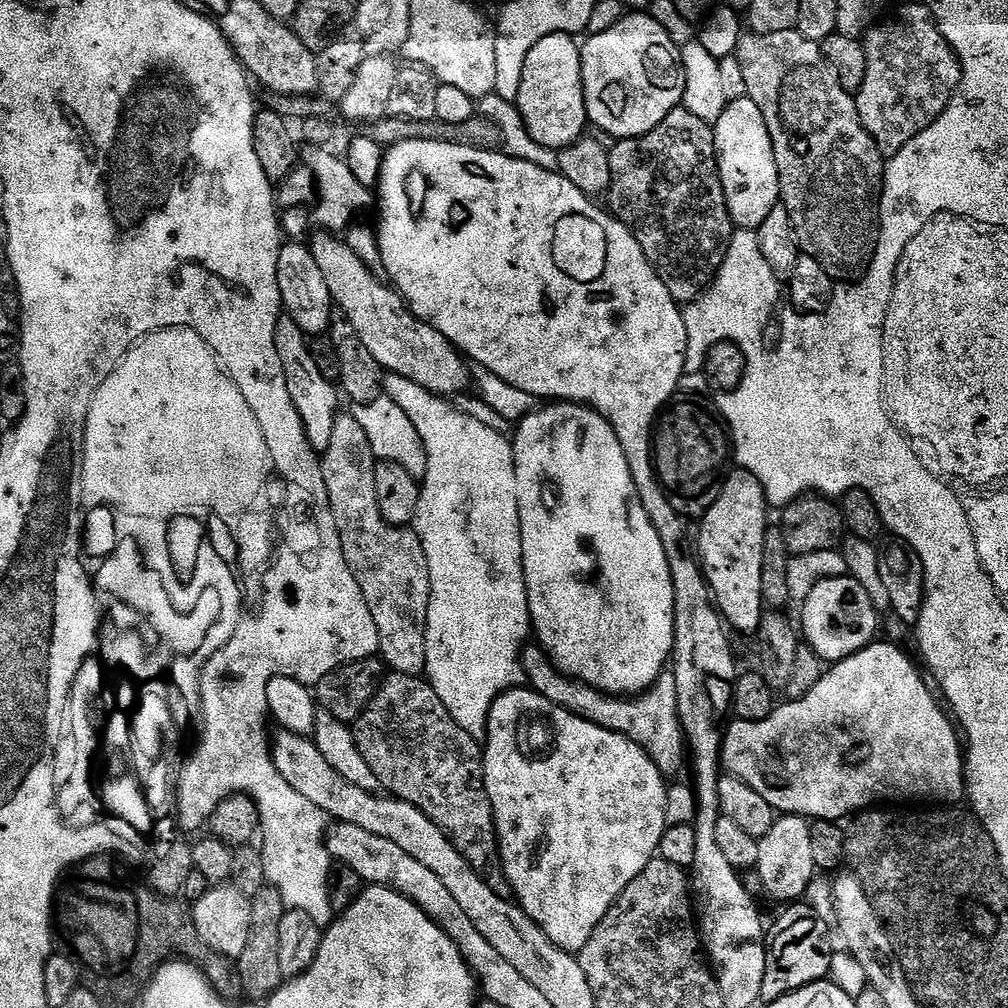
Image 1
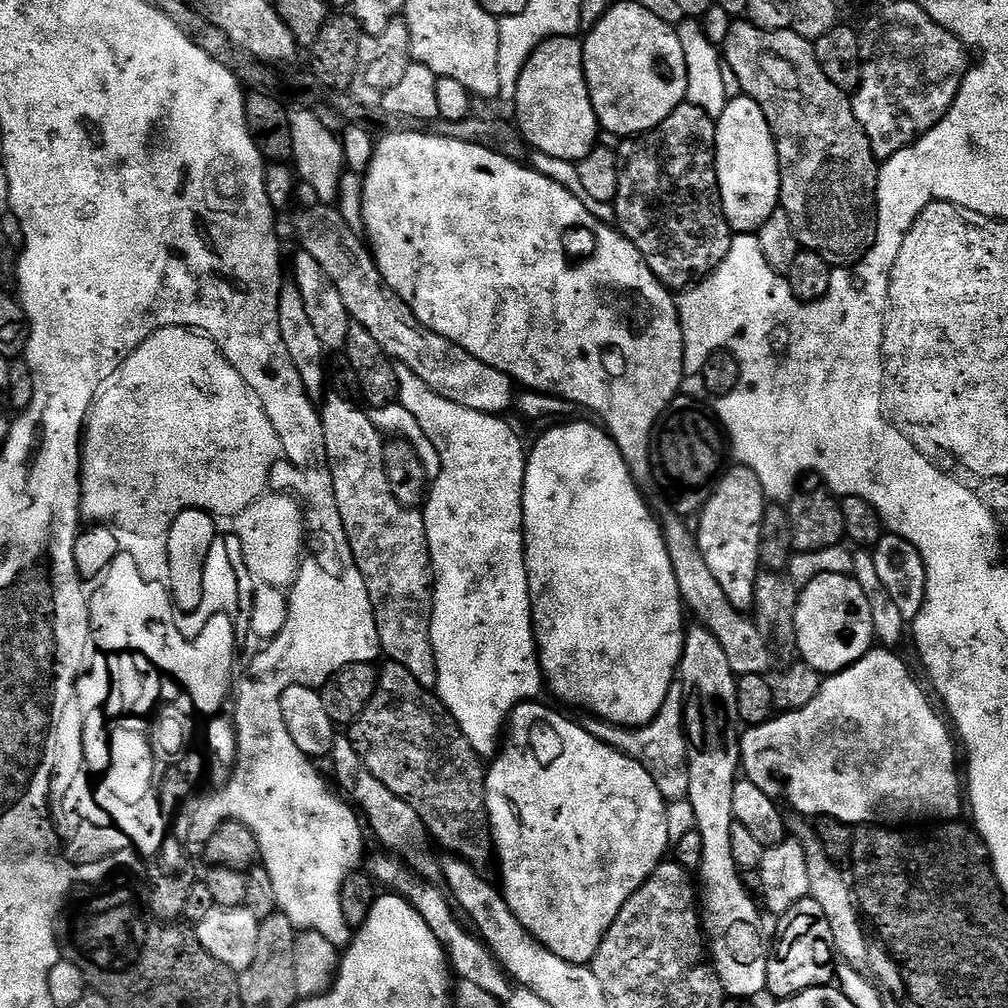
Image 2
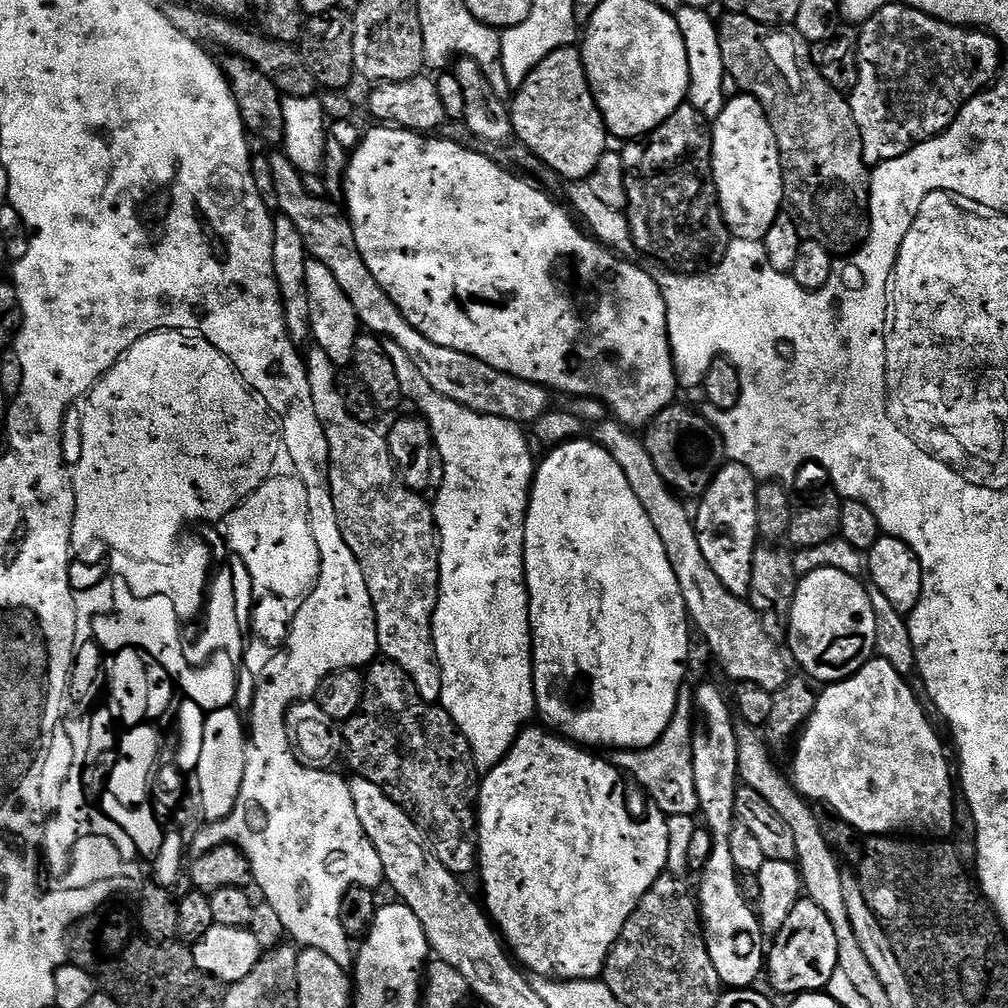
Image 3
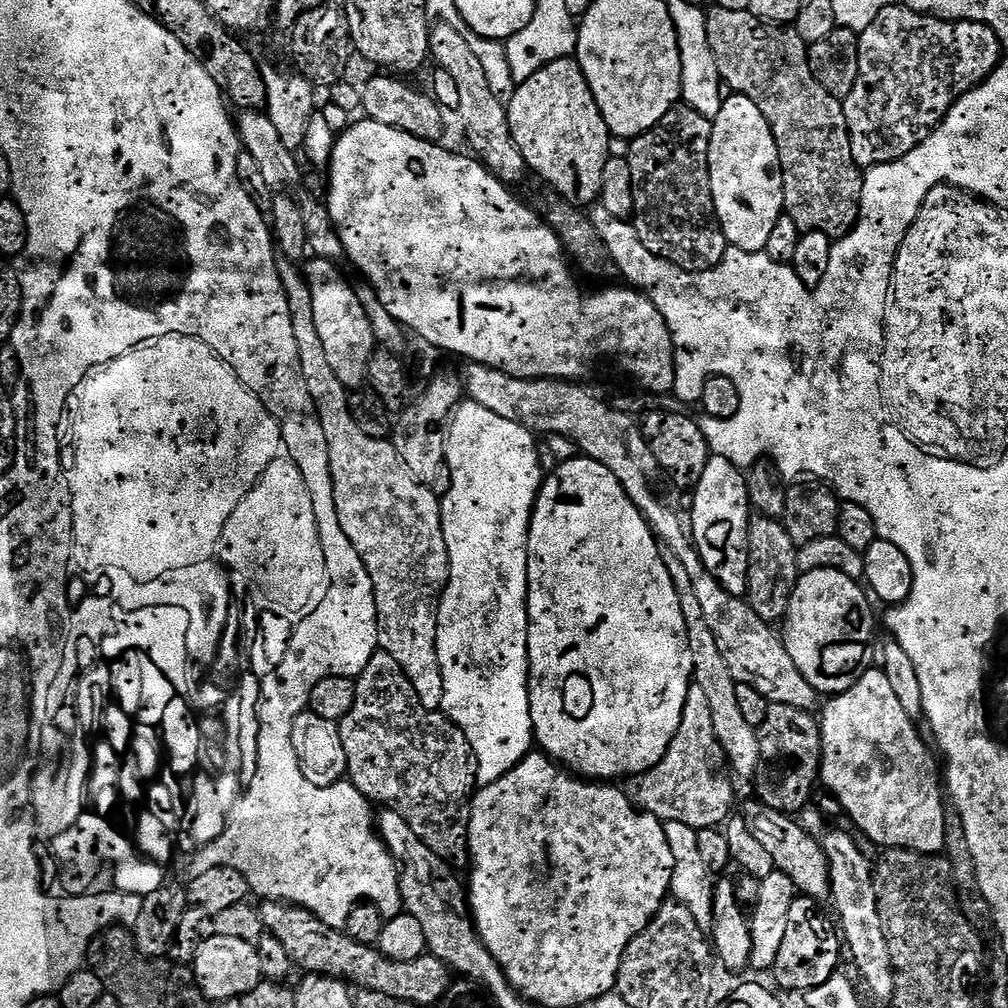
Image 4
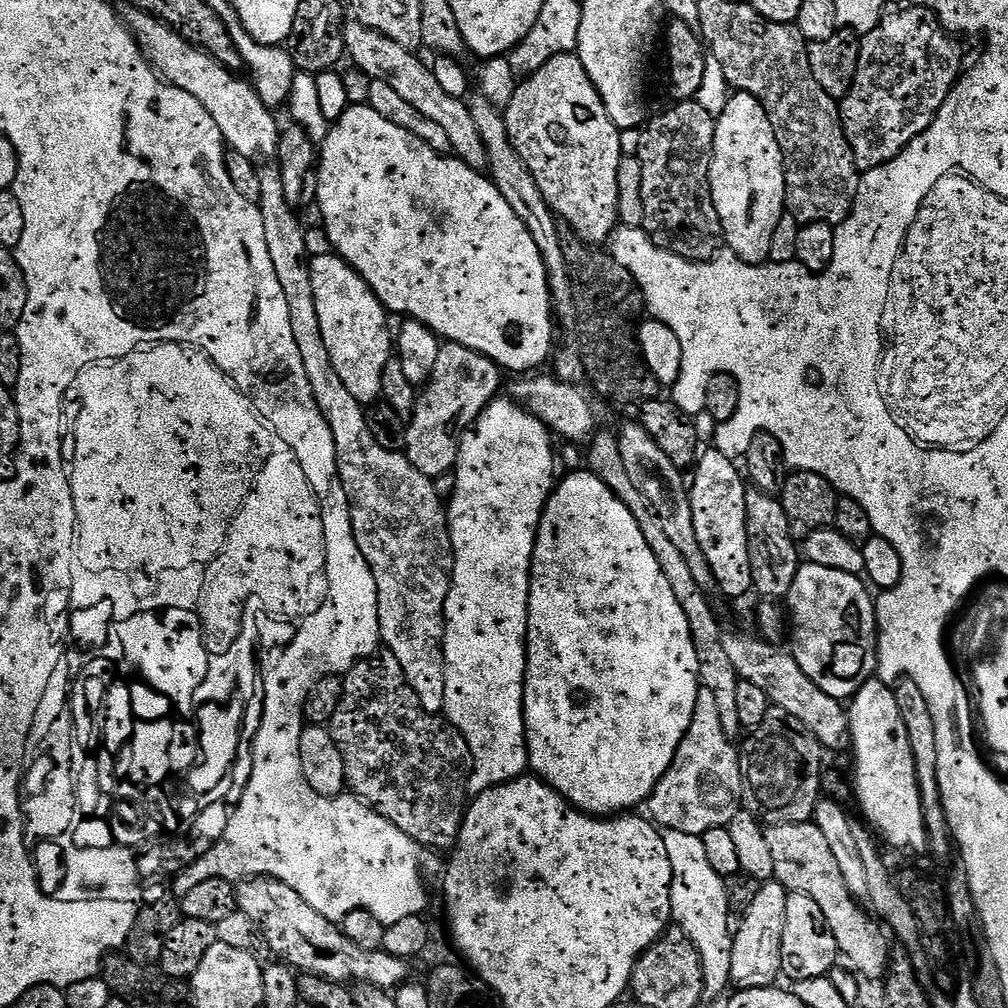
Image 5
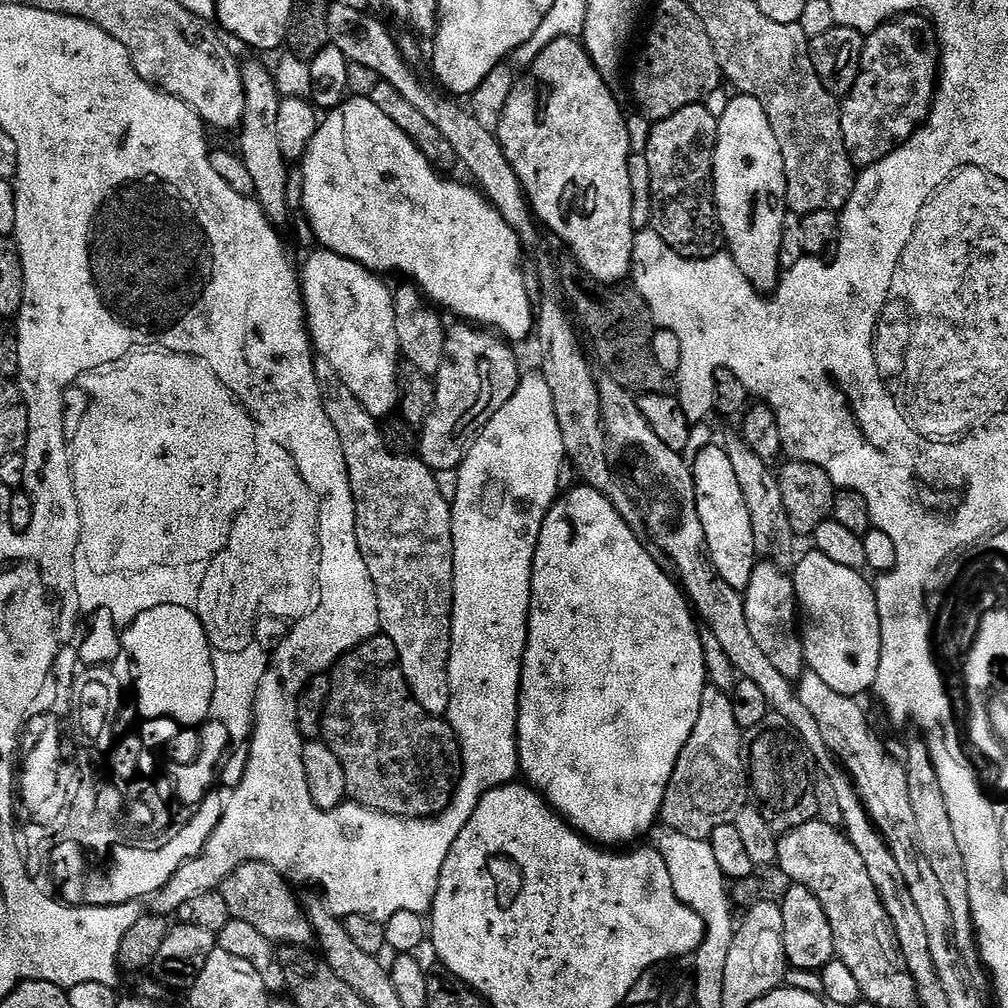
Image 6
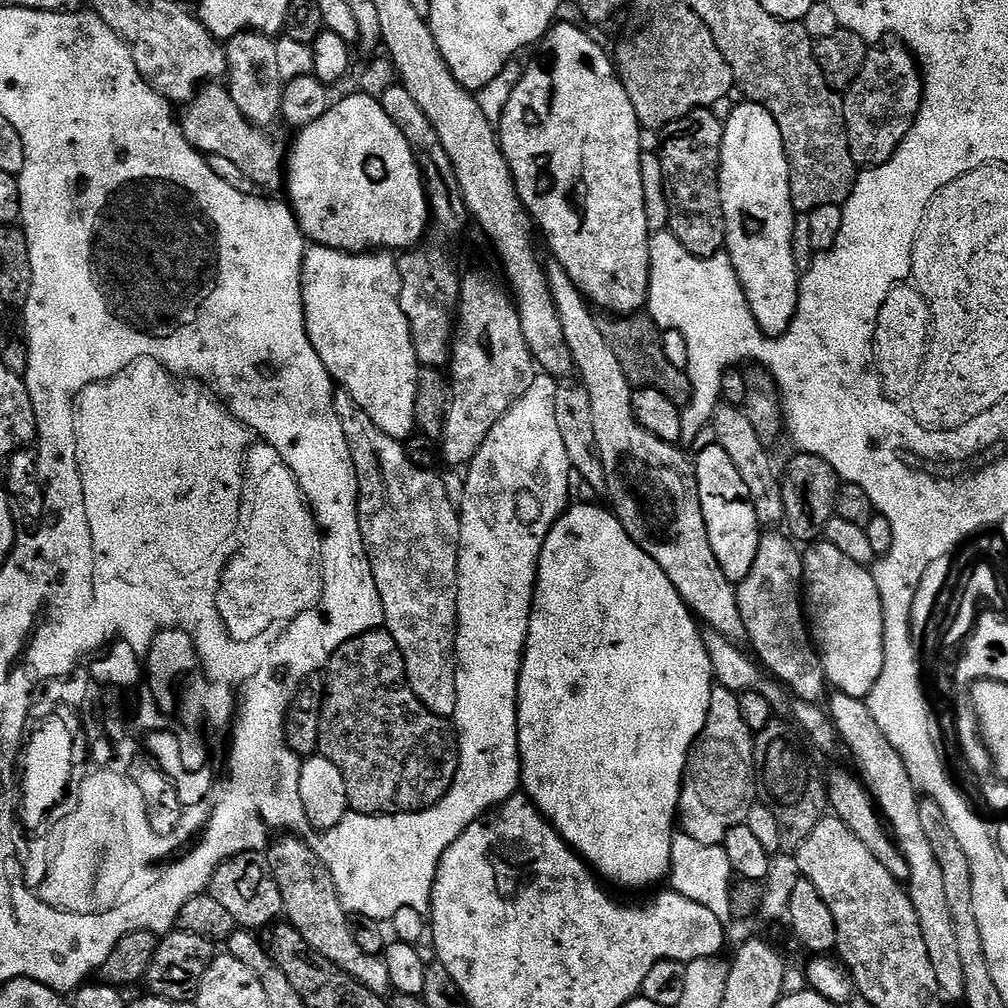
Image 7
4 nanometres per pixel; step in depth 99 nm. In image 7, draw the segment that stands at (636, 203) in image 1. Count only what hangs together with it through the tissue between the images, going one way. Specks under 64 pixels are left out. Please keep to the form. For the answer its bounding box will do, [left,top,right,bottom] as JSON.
[658,108,726,259]

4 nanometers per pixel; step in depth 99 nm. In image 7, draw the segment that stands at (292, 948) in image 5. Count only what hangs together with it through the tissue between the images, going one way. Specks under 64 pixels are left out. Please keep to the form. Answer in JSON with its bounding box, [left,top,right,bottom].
[210,852,284,930]

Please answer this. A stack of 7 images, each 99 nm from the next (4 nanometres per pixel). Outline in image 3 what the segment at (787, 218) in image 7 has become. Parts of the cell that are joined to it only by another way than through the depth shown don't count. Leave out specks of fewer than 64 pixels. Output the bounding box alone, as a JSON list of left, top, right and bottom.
[711,94,785,241]

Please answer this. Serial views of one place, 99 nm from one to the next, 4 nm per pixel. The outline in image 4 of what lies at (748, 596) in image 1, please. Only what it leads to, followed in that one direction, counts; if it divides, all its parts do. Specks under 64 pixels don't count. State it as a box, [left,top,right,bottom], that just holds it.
[690,455,750,597]

